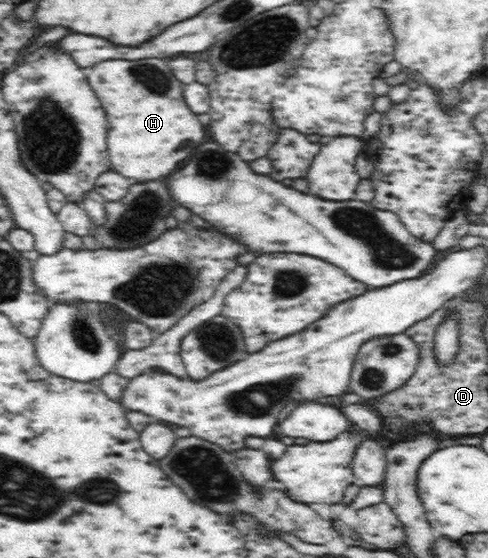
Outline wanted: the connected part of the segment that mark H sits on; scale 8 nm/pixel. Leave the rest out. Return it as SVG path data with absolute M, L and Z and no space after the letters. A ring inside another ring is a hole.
M148 58L138 62L100 62L88 68L88 82L106 110L110 126L106 140L108 154L112 168L122 176L138 182L165 181L168 174L172 174L180 162L192 156L200 142L204 142L202 122L188 108L188 104L184 104L184 84L172 76L172 70L164 58ZM158 90L166 92L160 94Z

